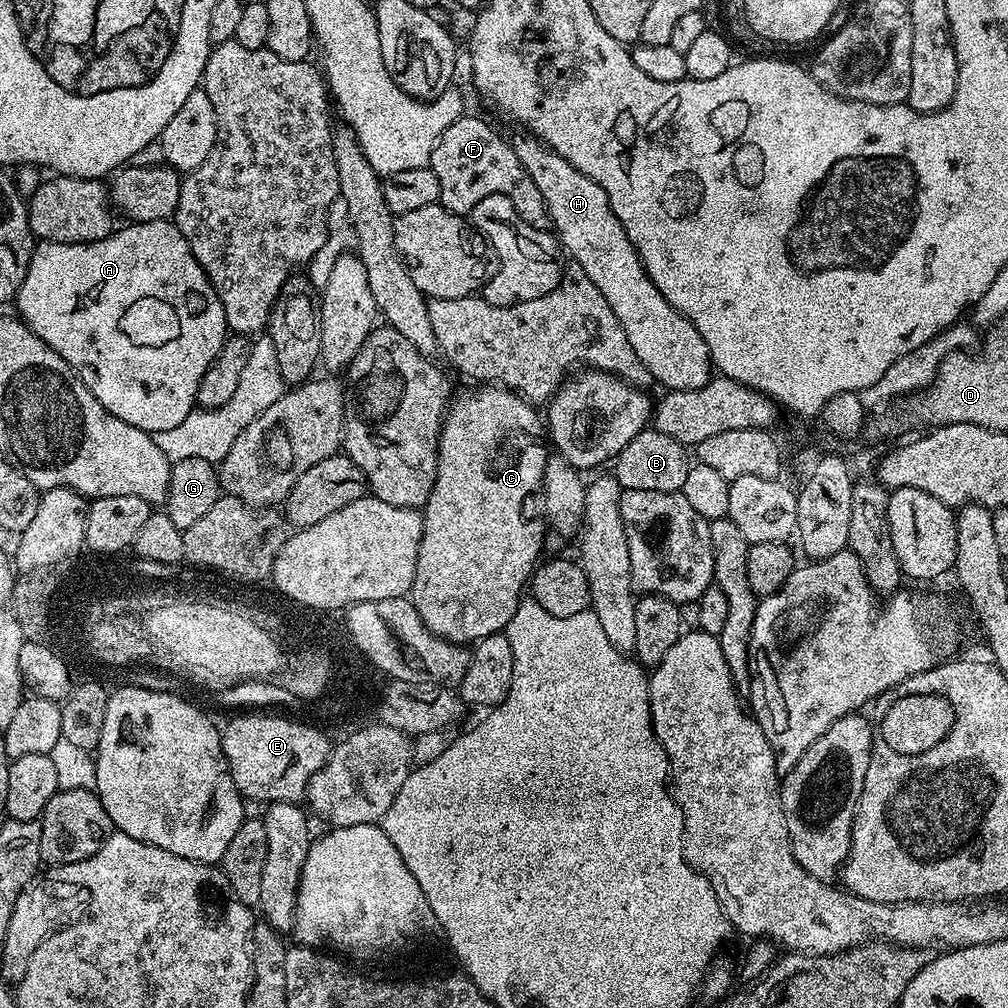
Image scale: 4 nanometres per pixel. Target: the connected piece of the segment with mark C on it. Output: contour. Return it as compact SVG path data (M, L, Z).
M485 383L483 386L472 386L469 392L464 392L460 397L451 401L450 407L444 417L444 427L440 429L440 445L438 446L438 470L436 471L436 482L430 498L425 502L422 509L424 517L424 533L422 542L418 546L418 566L414 574L414 582L410 599L418 618L436 636L444 640L450 640L453 644L465 646L475 645L476 641L486 638L495 632L504 632L507 629L510 618L514 618L514 610L518 610L521 600L525 599L526 589L529 587L532 573L538 567L541 559L540 551L544 548L544 528L546 524L543 519L535 520L528 516L524 507L532 495L539 493L544 487L544 471L550 459L550 448L546 443L546 424L535 407L529 404L524 397L506 388L494 384Z

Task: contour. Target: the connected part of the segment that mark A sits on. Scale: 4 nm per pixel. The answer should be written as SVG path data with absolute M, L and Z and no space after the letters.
M155 220L127 226L89 244L39 241L14 307L26 327L76 371L106 411L155 434L174 430L197 407L198 386L230 333L222 302L176 223Z

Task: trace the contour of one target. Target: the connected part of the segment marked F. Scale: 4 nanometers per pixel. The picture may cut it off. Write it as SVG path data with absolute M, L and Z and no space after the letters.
M461 114L436 144L430 167L438 178L440 187L440 205L456 216L467 217L490 194L502 194L514 202L514 210L526 222L526 226L534 226L534 230L549 231L552 219L546 206L546 198L542 198L538 186L530 179L530 174L518 162L518 154L514 154L511 143L503 140L490 125L476 116Z

